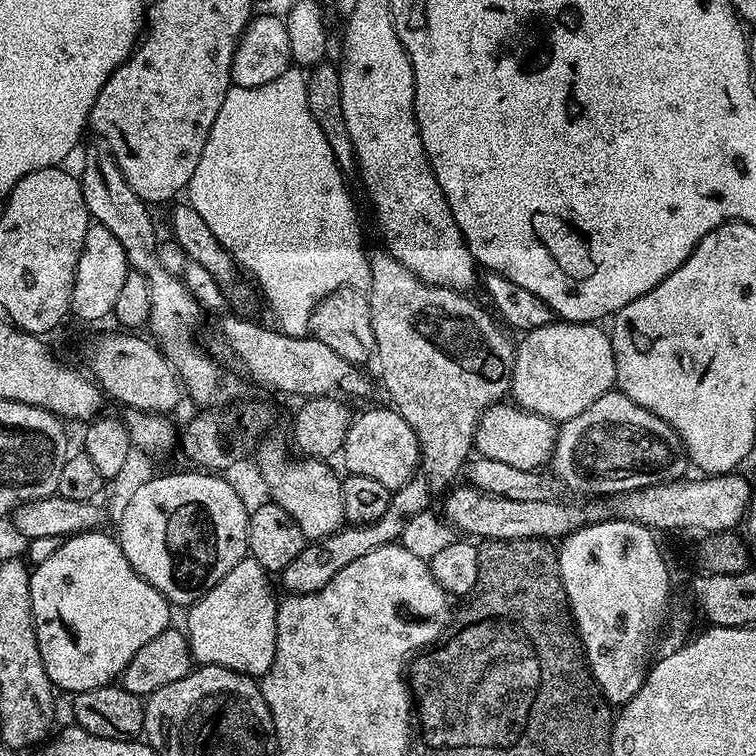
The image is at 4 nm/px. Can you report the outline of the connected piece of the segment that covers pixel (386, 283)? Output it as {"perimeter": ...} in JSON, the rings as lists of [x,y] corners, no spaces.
{"perimeter":[[[380,250],[377,256],[373,255],[370,263],[372,277],[366,295],[370,306],[370,326],[374,330],[376,343],[374,360],[380,363],[380,380],[392,399],[389,400],[391,407],[402,418],[406,418],[418,438],[420,467],[411,480],[393,491],[390,506],[386,506],[386,514],[382,514],[382,518],[372,524],[345,526],[334,534],[323,536],[321,540],[305,543],[302,554],[298,554],[298,558],[294,558],[294,562],[290,562],[290,566],[286,566],[282,573],[283,591],[293,596],[322,590],[322,586],[326,586],[326,582],[330,582],[338,570],[350,566],[350,562],[362,558],[362,554],[370,554],[370,550],[378,550],[378,546],[397,543],[402,530],[406,530],[406,522],[410,522],[414,514],[429,511],[432,495],[440,491],[443,493],[457,483],[456,475],[460,467],[464,463],[465,467],[473,455],[476,423],[480,421],[480,416],[490,405],[501,403],[510,392],[516,344],[507,336],[509,333],[505,325],[487,307],[484,309],[482,305],[475,304],[468,297],[471,295],[463,291],[425,283],[387,250]]]}

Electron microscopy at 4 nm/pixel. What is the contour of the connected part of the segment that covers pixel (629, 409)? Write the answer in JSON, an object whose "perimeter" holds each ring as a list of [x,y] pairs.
{"perimeter":[[[619,390],[602,394],[602,398],[598,398],[598,402],[593,402],[591,406],[586,406],[586,410],[578,414],[578,418],[570,418],[559,425],[550,461],[551,475],[561,485],[564,483],[576,492],[589,492],[592,495],[589,497],[592,498],[606,498],[611,494],[633,492],[636,488],[669,484],[671,480],[681,479],[687,473],[684,472],[687,468],[690,468],[688,451],[684,449],[680,435],[666,422],[662,422],[662,418],[650,414],[650,410],[638,406]]]}

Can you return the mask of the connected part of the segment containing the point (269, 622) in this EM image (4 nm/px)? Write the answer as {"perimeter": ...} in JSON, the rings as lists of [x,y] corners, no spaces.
{"perimeter":[[[251,556],[244,557],[206,595],[187,609],[188,618],[184,630],[195,663],[202,666],[220,665],[253,678],[263,677],[268,672],[277,650],[276,615],[279,612],[278,598],[274,596],[270,580],[270,574],[256,559]]]}

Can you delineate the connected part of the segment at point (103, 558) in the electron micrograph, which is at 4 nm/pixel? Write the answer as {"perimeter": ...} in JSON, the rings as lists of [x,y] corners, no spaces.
{"perimeter":[[[105,532],[68,536],[46,562],[35,565],[30,572],[38,654],[42,654],[42,666],[50,682],[64,694],[113,683],[126,670],[130,658],[170,626],[173,609],[168,599],[126,562],[119,539]]]}

